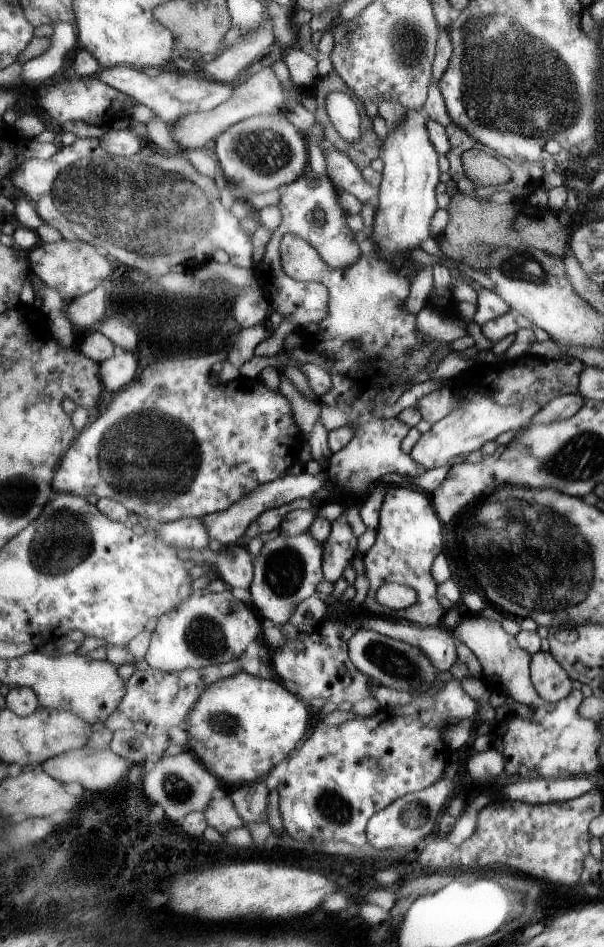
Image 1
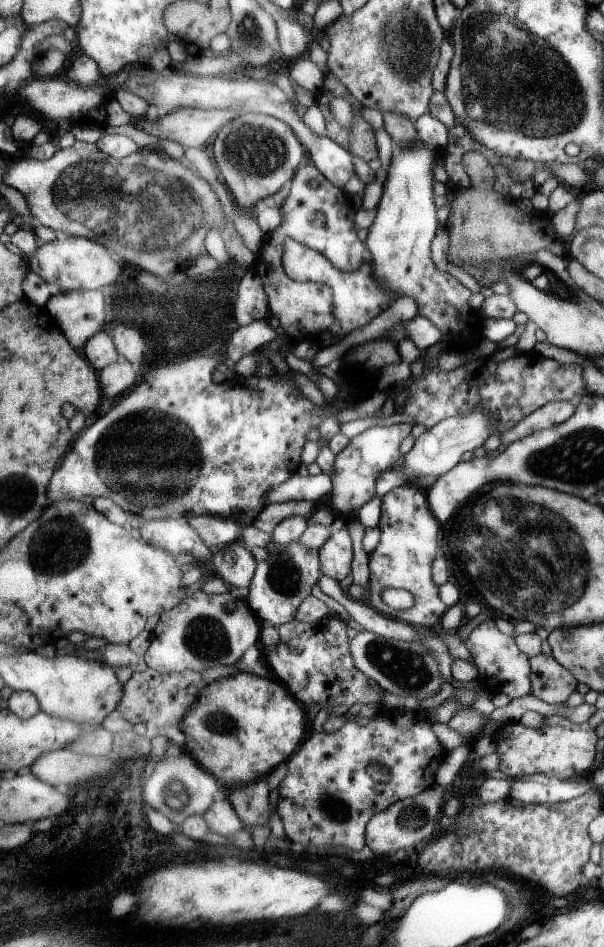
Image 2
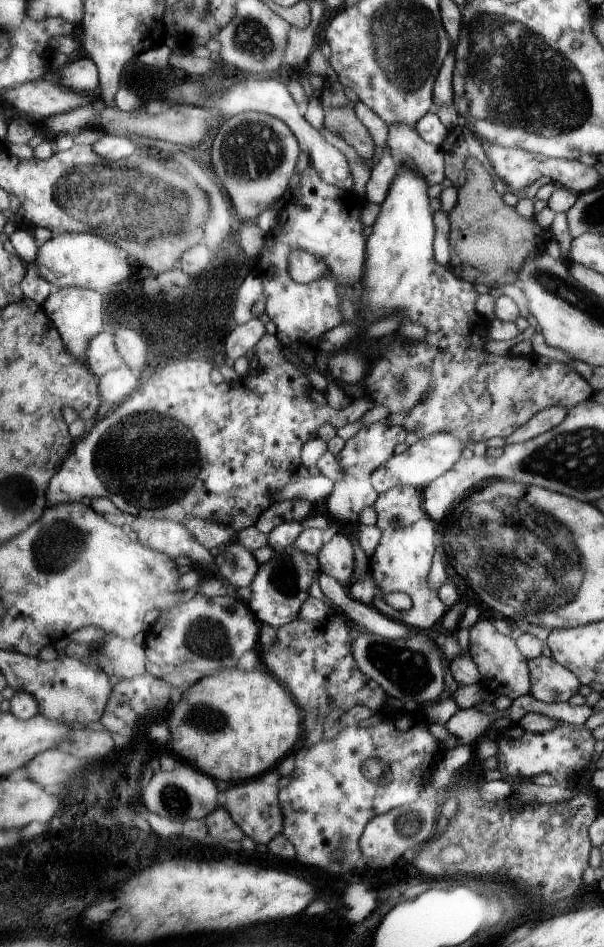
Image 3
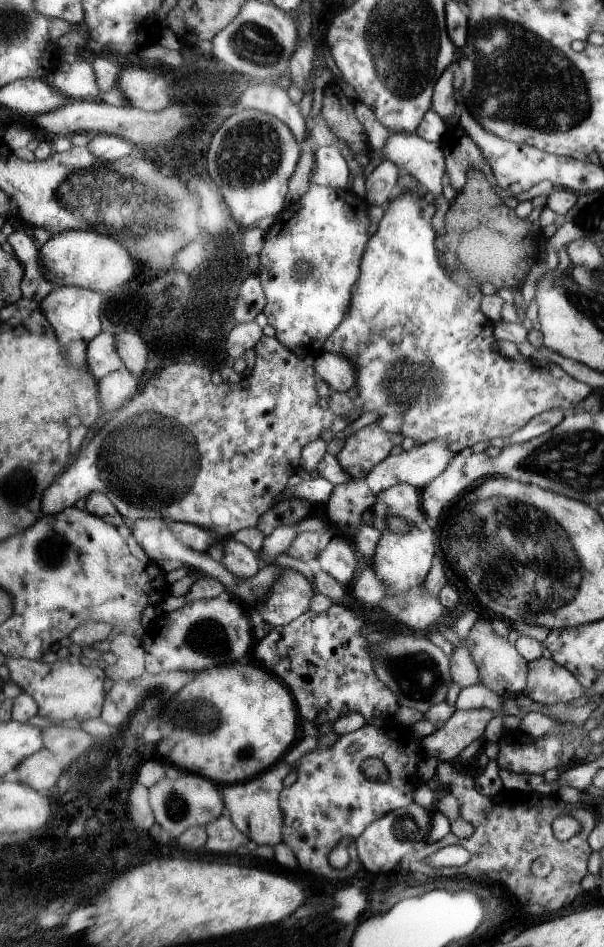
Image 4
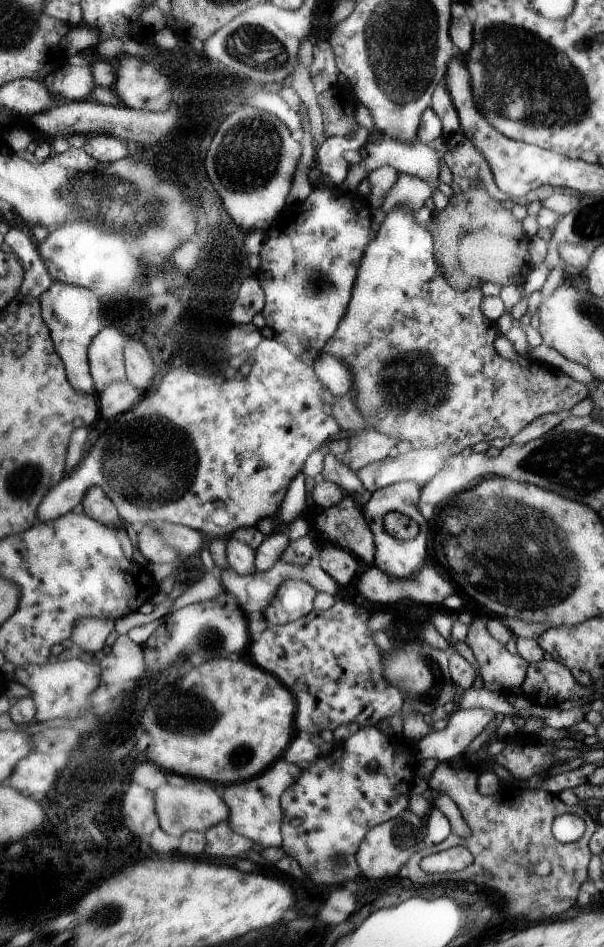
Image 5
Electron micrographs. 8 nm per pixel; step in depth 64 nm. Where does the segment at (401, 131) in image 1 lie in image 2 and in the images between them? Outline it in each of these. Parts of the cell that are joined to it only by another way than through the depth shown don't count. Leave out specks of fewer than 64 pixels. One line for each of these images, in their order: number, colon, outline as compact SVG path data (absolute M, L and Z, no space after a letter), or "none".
2: M421 132L413 144L407 148L395 146L391 168L387 170L385 194L377 208L373 226L369 228L367 252L375 258L377 278L401 292L401 296L413 296L417 300L419 312L429 318L437 328L449 338L439 342L429 354L423 352L425 376L411 388L395 394L393 386L391 396L395 400L397 412L413 416L415 424L423 424L427 430L433 430L439 422L457 416L469 416L473 410L489 408L501 420L501 434L513 430L519 422L545 408L549 402L573 402L577 404L583 396L583 368L579 364L561 364L557 360L543 358L541 354L517 354L515 358L495 364L491 358L473 360L463 368L457 368L451 374L441 374L435 370L437 354L445 352L467 352L469 348L479 348L485 342L483 334L483 316L471 306L471 290L459 284L451 274L443 274L433 260L433 240L439 230L437 204L435 204L435 162L439 160L439 150L421 138Z

